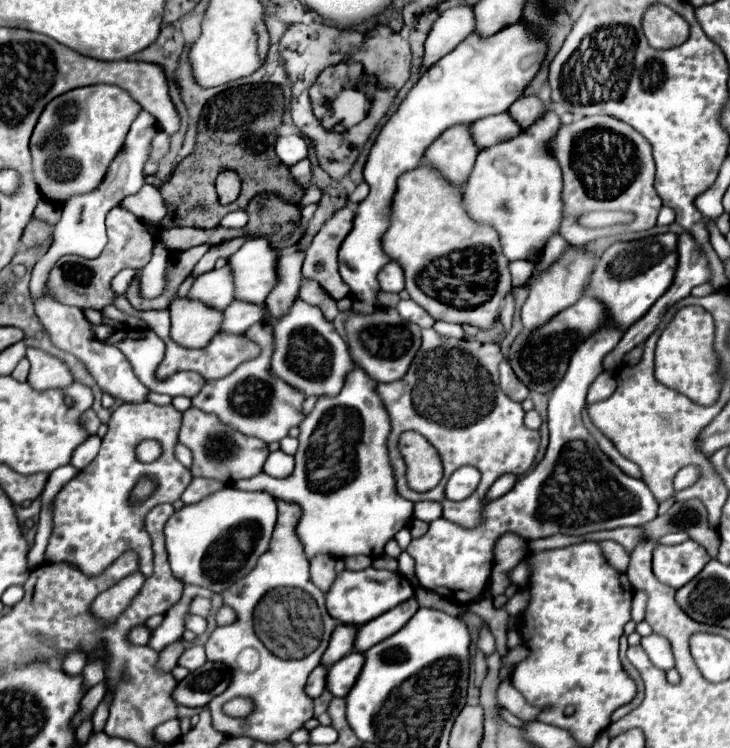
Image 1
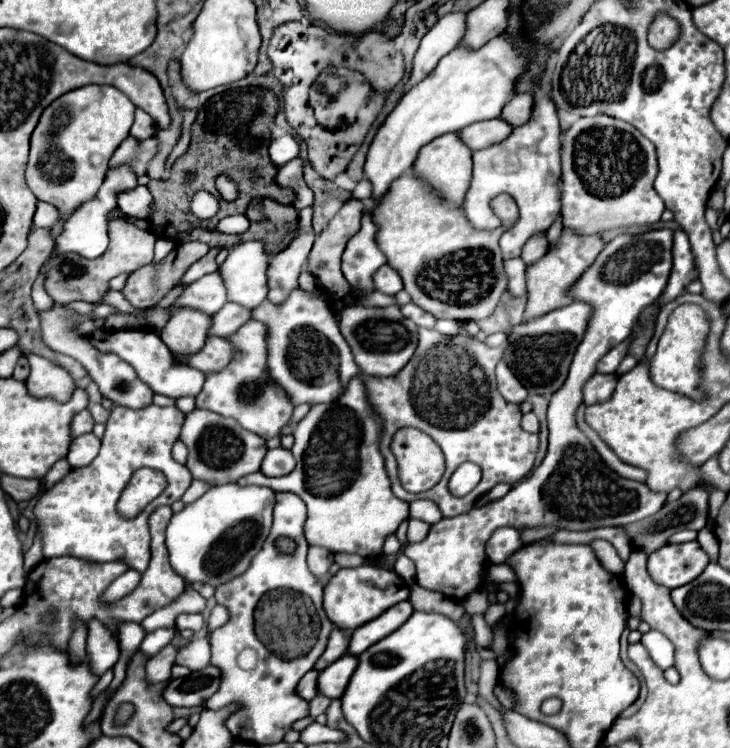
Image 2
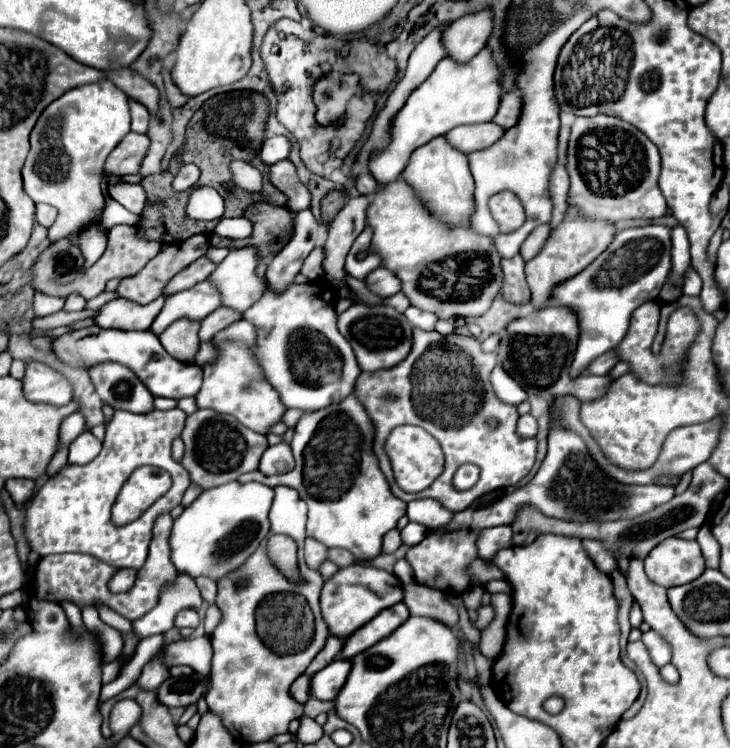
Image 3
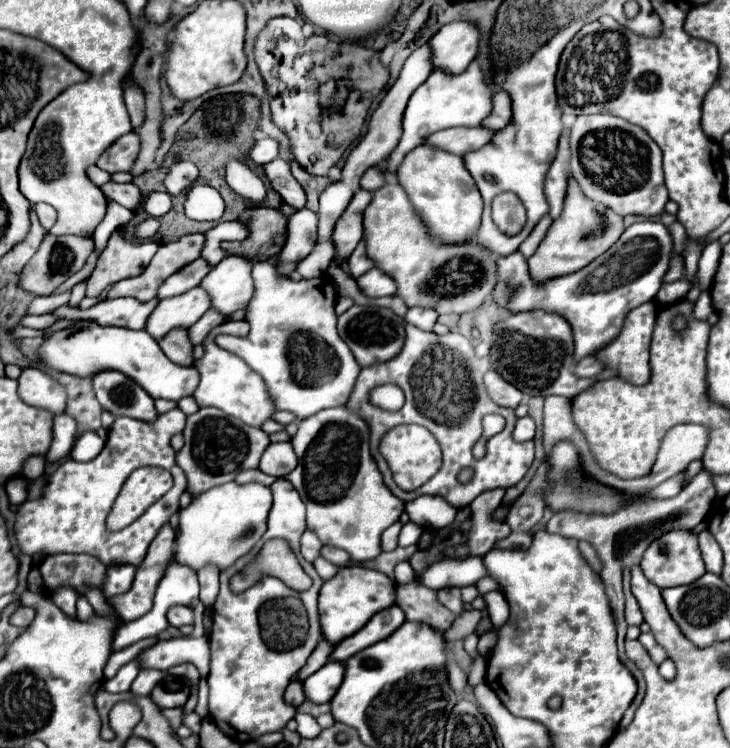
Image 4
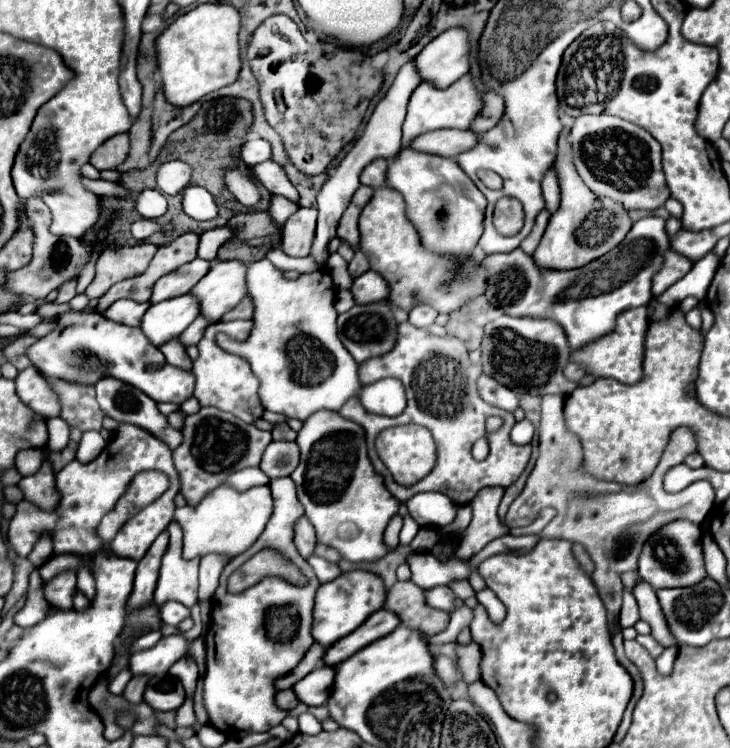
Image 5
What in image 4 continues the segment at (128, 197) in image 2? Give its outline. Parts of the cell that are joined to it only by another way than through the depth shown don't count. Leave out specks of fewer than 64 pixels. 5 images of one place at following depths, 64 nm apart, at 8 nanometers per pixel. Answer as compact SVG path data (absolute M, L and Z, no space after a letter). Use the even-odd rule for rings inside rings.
M108 182L102 186L102 192L116 200L118 204L126 206L128 210L136 210L138 204L142 202L142 194L134 184L116 184L116 182Z

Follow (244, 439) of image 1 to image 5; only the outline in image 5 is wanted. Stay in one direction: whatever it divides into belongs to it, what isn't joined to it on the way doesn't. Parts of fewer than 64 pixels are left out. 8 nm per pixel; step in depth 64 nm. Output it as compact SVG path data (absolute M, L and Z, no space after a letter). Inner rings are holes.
M200 408L200 412L186 416L182 428L184 442L174 450L174 466L182 480L182 496L190 506L198 504L210 490L226 480L226 474L258 466L262 452L272 442L272 434L258 430L252 424L244 424L240 418L220 412L218 408Z

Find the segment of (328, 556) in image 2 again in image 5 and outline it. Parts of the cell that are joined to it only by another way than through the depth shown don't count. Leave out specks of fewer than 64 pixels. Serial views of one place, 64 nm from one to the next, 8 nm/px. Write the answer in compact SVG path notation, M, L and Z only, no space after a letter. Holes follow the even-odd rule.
M302 516L296 522L296 538L294 540L296 540L296 548L302 554L302 558L314 554L314 548L318 544L316 542L316 532L314 532L314 526L308 522L306 516Z

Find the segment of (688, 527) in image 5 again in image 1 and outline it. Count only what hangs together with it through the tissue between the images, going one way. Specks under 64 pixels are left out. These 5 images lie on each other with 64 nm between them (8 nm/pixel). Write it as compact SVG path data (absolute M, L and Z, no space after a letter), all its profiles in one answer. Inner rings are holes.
M686 540L676 546L658 544L654 550L652 568L660 582L678 590L688 584L706 566L708 560L708 552L692 540Z

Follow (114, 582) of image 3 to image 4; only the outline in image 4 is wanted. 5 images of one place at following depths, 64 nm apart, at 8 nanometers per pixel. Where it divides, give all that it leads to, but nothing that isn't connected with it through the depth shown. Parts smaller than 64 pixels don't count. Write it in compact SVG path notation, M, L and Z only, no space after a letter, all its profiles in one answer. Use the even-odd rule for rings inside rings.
M122 564L122 566L110 566L104 578L104 596L112 598L116 594L124 594L130 590L132 580L134 580L134 566Z

